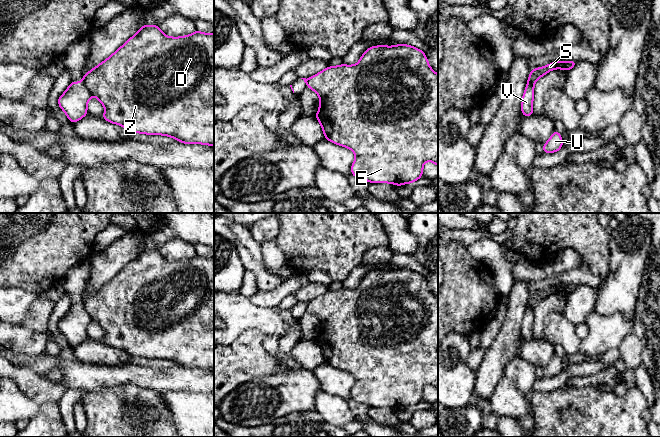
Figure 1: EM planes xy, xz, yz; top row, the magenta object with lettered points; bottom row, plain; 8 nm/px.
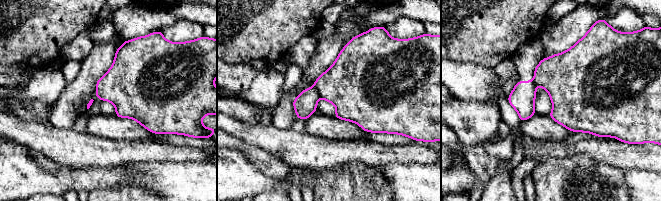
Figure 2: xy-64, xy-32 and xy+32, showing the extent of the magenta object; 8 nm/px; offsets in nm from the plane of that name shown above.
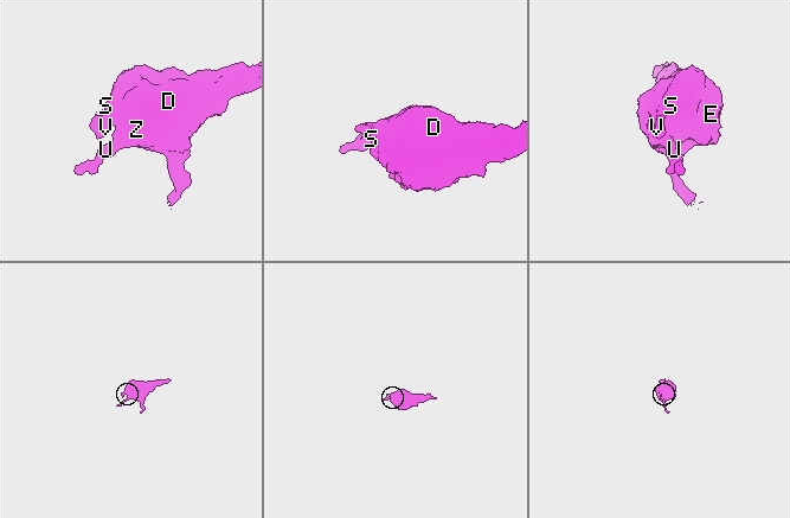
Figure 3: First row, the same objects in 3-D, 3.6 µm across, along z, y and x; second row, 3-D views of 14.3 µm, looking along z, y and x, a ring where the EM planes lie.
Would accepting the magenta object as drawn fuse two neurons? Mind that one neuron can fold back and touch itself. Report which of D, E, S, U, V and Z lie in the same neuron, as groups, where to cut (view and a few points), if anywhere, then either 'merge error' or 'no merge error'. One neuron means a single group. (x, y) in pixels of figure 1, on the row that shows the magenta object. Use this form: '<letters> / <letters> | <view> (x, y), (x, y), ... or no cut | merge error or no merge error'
D E S U Z / V | xy (82, 80), (92, 94) | merge error

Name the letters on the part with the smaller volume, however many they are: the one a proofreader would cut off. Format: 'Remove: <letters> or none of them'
Remove: V

